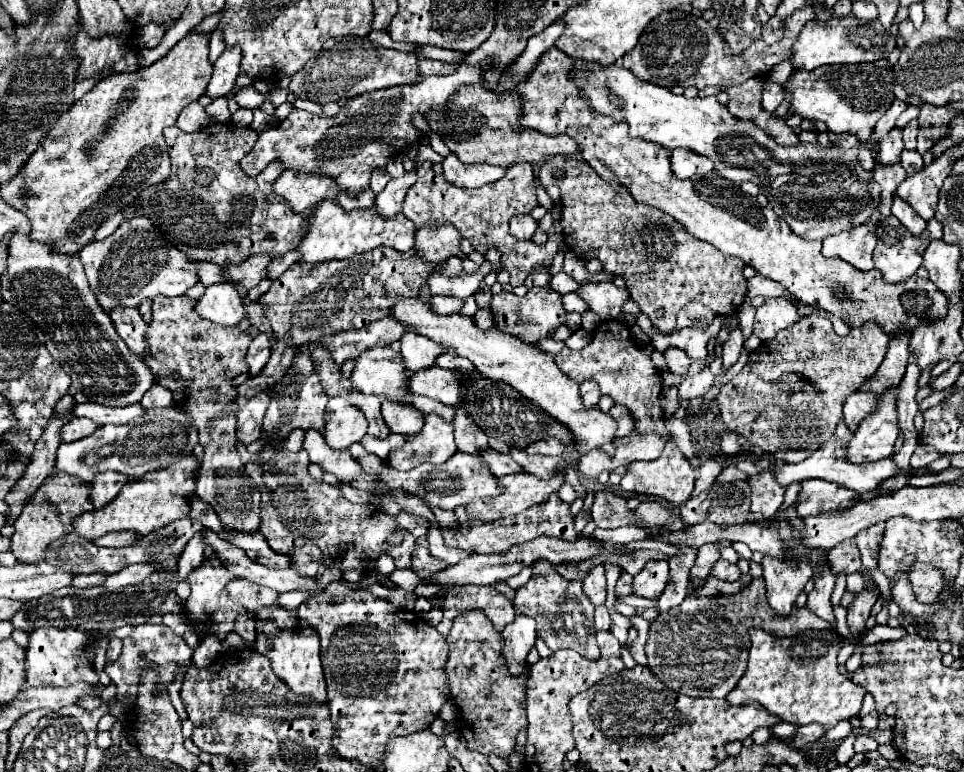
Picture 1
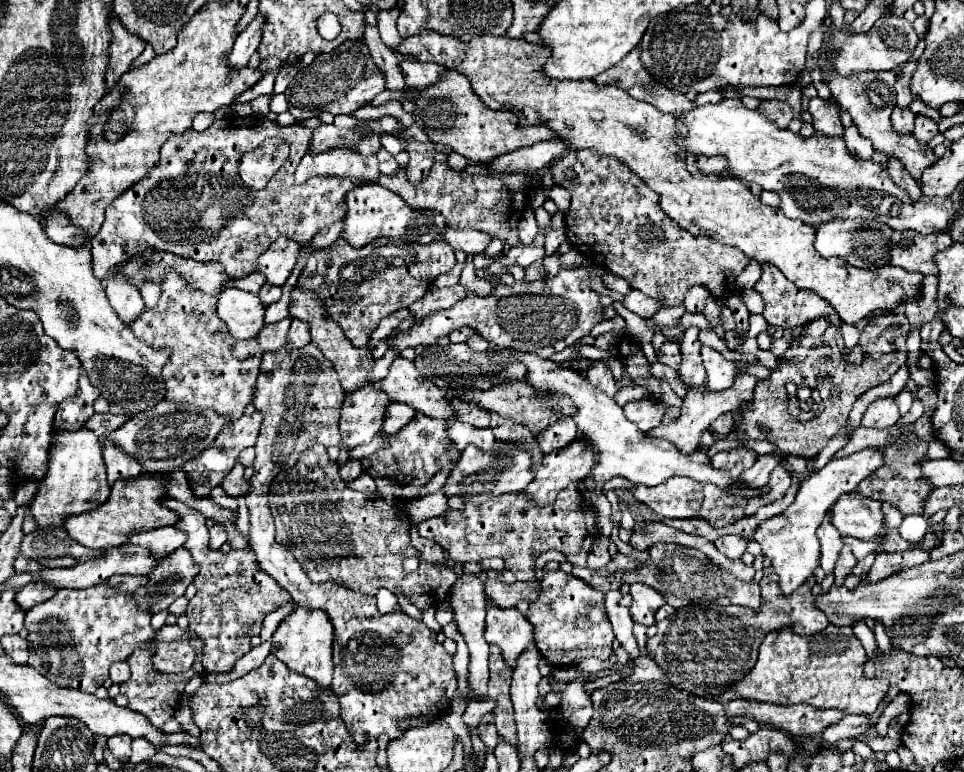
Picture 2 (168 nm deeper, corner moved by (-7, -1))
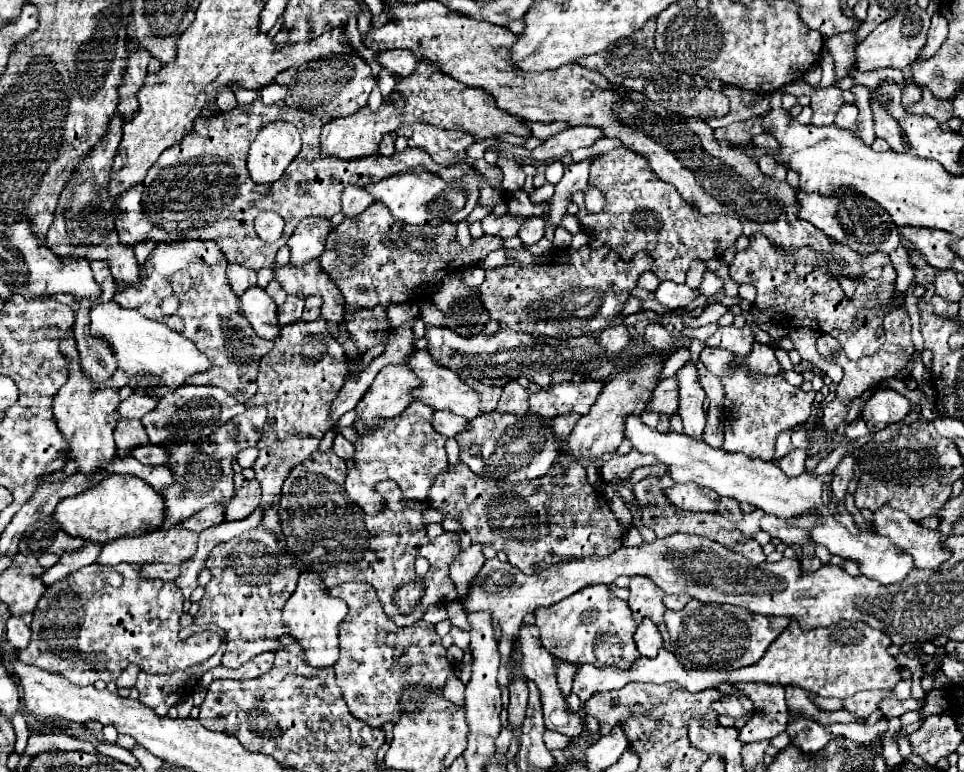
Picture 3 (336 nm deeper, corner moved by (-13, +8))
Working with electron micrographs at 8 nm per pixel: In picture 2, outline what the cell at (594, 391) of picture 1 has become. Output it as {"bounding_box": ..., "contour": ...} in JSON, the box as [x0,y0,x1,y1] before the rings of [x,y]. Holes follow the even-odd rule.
{"bounding_box":[586,361,618,397],"contour":[[[594,361],[594,363],[588,367],[586,379],[588,379],[594,387],[598,387],[600,391],[604,391],[604,393],[610,395],[610,397],[614,397],[614,393],[618,391],[610,367],[608,367],[606,363],[602,363],[602,361]]]}

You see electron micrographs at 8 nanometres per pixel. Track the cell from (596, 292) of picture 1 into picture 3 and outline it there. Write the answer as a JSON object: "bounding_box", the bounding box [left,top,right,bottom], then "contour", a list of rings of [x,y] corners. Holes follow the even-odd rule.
{"bounding_box":[654,280,698,310],"contour":[[[662,280],[654,290],[654,296],[656,296],[656,302],[660,302],[662,306],[676,310],[676,308],[686,308],[698,296],[698,290],[692,290],[686,284]]]}

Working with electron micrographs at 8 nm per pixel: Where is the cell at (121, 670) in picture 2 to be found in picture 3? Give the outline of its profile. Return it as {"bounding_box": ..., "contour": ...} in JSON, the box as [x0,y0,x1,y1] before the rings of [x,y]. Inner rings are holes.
{"bounding_box":[116,664,140,688],"contour":[[[130,664],[128,668],[124,668],[122,670],[122,674],[118,676],[118,680],[116,680],[116,684],[118,684],[118,688],[132,688],[134,684],[136,684],[136,676],[138,676],[138,672],[140,672],[140,668],[136,666],[136,664]]]}

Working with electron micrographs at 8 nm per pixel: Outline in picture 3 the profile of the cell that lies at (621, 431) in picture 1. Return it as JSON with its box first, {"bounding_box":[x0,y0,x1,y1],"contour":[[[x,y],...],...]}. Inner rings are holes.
{"bounding_box":[646,378,678,416],"contour":[[[676,378],[662,380],[654,392],[650,402],[646,404],[646,412],[658,412],[672,416],[678,410],[678,398],[676,398]]]}

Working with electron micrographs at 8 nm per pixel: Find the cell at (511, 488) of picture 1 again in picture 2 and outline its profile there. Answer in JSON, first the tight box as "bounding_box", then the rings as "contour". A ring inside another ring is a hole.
{"bounding_box":[526,439,594,505],"contour":[[[576,439],[560,451],[564,455],[544,455],[548,461],[542,461],[542,467],[536,469],[536,477],[526,489],[526,495],[530,495],[538,505],[552,503],[562,489],[588,477],[590,469],[594,467],[594,451],[590,451],[582,439]]]}

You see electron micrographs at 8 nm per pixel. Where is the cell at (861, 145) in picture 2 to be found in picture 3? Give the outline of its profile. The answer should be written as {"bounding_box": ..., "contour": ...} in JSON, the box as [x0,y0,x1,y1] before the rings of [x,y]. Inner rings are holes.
{"bounding_box":[834,104,858,130],"contour":[[[844,104],[834,120],[836,126],[840,128],[848,128],[848,130],[856,130],[858,128],[858,108],[852,104]]]}

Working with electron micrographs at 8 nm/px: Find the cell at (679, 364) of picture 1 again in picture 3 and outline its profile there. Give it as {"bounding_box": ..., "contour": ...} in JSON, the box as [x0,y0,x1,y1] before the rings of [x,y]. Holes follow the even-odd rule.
{"bounding_box":[644,324,674,352],"contour":[[[650,324],[650,326],[646,326],[646,332],[644,332],[644,338],[656,348],[656,350],[660,350],[660,352],[670,352],[672,350],[672,346],[674,346],[674,338],[666,332],[666,328],[664,326],[660,326],[660,324]]]}

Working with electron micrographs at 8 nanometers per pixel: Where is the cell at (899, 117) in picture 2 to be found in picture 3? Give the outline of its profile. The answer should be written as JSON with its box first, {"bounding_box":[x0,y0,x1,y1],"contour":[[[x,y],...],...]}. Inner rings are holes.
{"bounding_box":[902,84,922,108],"contour":[[[908,84],[902,88],[902,106],[908,108],[912,104],[916,104],[922,98],[922,88],[916,84]]]}

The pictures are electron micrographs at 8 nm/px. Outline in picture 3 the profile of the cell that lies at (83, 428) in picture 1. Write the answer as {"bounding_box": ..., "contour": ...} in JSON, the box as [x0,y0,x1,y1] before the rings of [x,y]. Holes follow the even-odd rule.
{"bounding_box":[116,394,156,420],"contour":[[[132,394],[130,398],[126,398],[124,402],[120,402],[118,410],[116,410],[116,418],[118,420],[130,420],[130,418],[142,418],[144,414],[148,414],[154,406],[156,406],[156,398],[148,398],[148,396],[136,396]]]}

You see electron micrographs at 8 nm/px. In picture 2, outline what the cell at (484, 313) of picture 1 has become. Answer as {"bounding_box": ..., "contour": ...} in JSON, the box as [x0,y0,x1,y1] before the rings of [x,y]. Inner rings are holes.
{"bounding_box":[448,327,476,343],"contour":[[[460,327],[460,329],[452,331],[448,337],[450,337],[452,343],[464,343],[468,337],[474,337],[474,335],[476,335],[474,329],[470,329],[470,327]]]}

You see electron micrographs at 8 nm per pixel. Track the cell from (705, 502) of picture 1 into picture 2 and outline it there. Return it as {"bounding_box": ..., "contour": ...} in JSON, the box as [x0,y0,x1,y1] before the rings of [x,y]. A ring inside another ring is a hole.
{"bounding_box":[742,453,784,487],"contour":[[[780,453],[760,455],[760,457],[756,459],[756,463],[742,473],[742,481],[748,483],[748,485],[754,485],[754,487],[766,485],[768,479],[770,479],[772,469],[774,469],[782,459],[784,459],[784,455],[780,455]]]}

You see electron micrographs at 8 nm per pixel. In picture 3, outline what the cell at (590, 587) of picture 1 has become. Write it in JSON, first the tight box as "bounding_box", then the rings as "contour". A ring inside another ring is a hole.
{"bounding_box":[634,618,662,658],"contour":[[[646,618],[636,626],[634,642],[636,642],[638,652],[642,656],[648,656],[648,658],[654,658],[658,654],[658,650],[662,648],[662,636],[660,636],[656,624],[652,624]]]}

